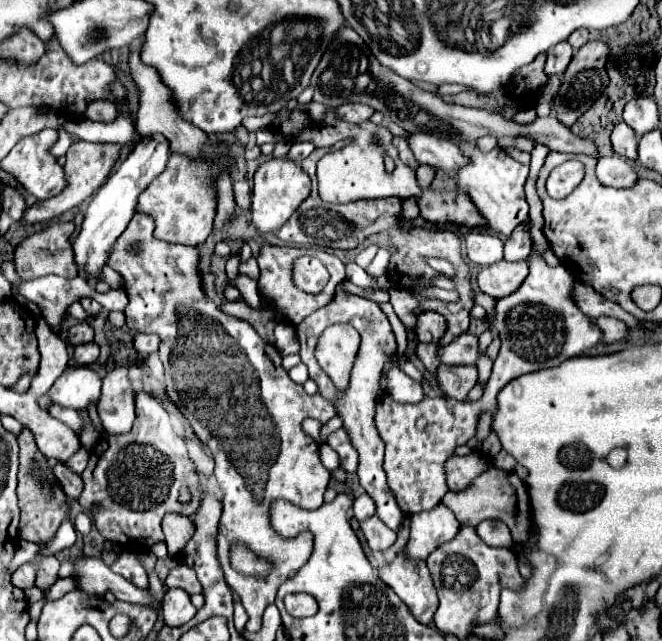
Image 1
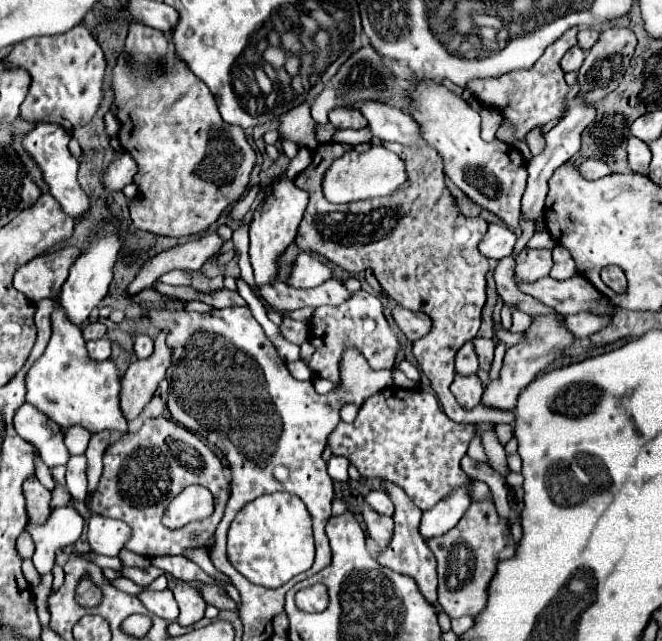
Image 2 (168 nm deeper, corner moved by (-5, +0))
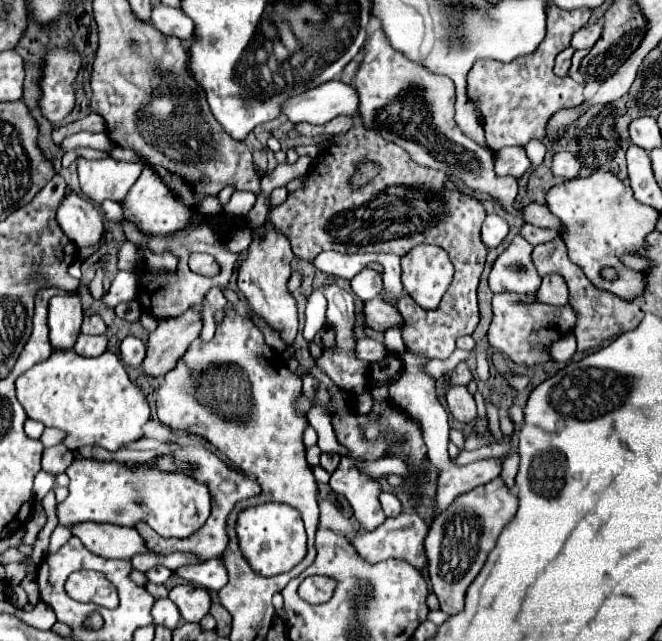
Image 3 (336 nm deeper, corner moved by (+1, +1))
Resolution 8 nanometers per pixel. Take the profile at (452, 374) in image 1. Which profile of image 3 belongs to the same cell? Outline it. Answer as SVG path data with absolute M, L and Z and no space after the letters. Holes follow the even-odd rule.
M451 386L447 390L447 406L455 420L471 424L477 418L477 402L465 386Z

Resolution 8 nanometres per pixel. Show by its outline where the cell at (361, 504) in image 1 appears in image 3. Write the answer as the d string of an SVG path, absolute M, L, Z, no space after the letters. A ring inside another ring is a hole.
M381 492L381 506L383 506L383 510L385 510L385 516L399 516L401 514L401 502L399 502L399 498L395 496L395 494L391 494L391 492Z

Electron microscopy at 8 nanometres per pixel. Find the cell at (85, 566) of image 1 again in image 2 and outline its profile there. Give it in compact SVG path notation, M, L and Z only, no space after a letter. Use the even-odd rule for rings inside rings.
M165 589L165 591L141 591L137 595L137 599L157 617L161 617L165 621L177 621L179 609L177 609L177 601L169 589Z

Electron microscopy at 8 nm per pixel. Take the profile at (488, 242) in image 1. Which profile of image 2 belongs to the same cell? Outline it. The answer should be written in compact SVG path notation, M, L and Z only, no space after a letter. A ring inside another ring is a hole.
M489 225L489 231L479 243L479 253L487 259L501 261L513 253L515 241L517 241L515 233L505 225Z

